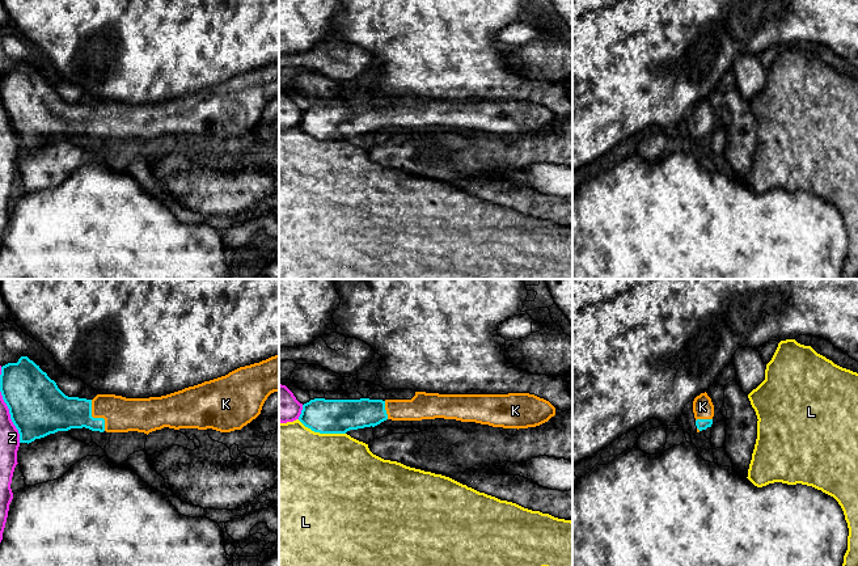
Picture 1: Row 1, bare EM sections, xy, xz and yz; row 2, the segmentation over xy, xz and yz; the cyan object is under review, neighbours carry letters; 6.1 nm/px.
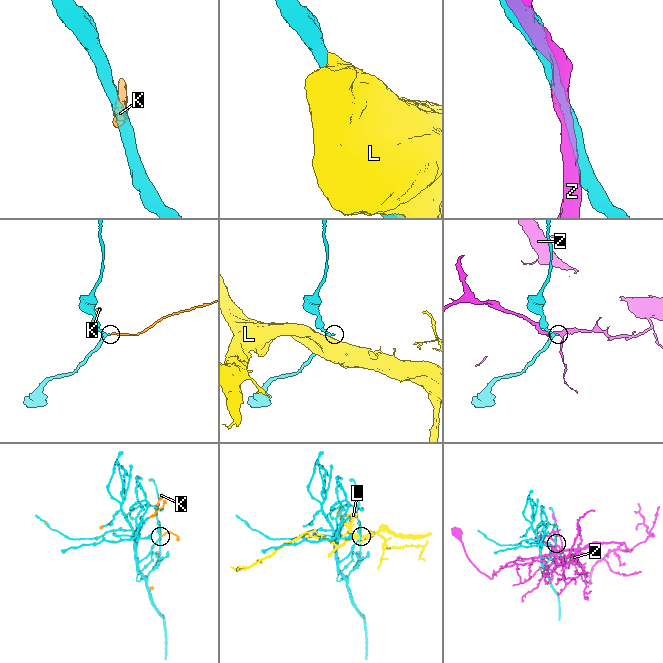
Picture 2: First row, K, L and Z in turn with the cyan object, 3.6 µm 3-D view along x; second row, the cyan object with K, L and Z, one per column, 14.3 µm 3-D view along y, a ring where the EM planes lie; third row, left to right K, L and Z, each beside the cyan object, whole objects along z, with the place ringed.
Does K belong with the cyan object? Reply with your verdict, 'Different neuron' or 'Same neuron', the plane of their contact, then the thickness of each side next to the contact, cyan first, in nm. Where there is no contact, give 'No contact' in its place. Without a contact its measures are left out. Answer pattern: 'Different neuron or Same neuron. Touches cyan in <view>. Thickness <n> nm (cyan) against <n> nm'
Same neuron. Touches cyan in xy. Thickness 240 nm (cyan) against 220 nm

